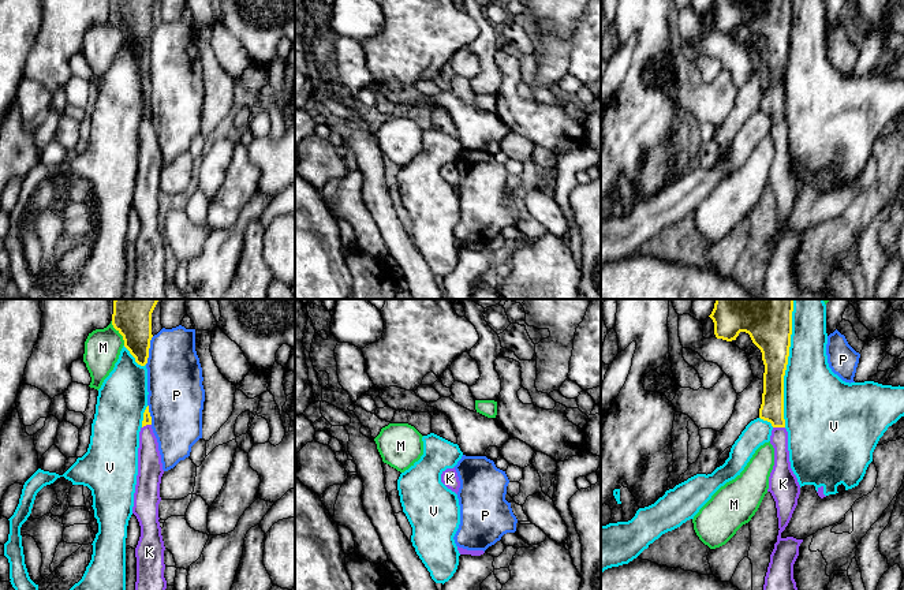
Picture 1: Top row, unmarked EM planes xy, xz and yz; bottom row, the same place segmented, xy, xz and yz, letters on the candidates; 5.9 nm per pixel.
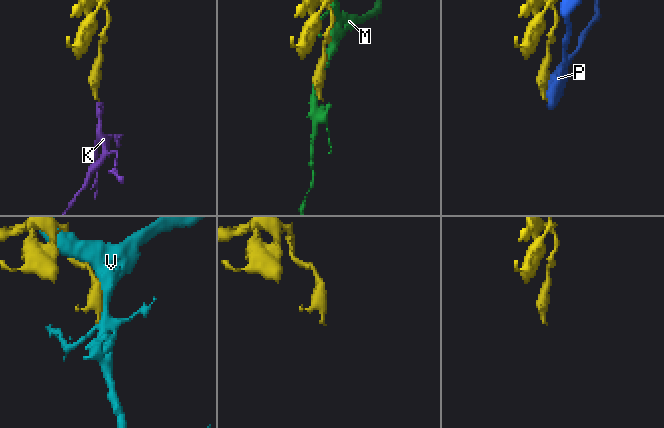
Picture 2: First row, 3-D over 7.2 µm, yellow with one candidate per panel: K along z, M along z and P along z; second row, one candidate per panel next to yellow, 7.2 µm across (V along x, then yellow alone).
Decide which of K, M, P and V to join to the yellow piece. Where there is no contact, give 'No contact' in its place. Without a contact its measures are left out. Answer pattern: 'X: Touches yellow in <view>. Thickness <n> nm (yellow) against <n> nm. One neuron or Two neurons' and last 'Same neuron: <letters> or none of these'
K: Touches yellow in yz. Thickness 140 nm (yellow) against 110 nm. One neuron
M: Touches yellow in xy. Thickness 200 nm (yellow) against 220 nm. Two neurons
P: Touches yellow in xy. Thickness 200 nm (yellow) against 320 nm. Two neurons
V: Touches yellow in yz. Thickness 260 nm (yellow) against 360 nm. Two neurons
Same neuron: K

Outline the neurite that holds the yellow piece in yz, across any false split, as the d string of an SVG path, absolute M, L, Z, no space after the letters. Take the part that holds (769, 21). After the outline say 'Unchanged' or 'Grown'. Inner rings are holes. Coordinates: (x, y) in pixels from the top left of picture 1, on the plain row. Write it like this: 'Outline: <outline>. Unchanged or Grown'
Outline: M714 0L709 11L714 16L717 33L732 36L740 26L748 27L761 44L765 59L759 112L773 120L770 138L774 142L774 160L767 186L776 195L780 224L770 249L761 299L829 299L797 284L793 258L803 234L781 231L800 188L800 179L791 163L784 113L784 70L791 41L792 5L793 0Z. Grown

